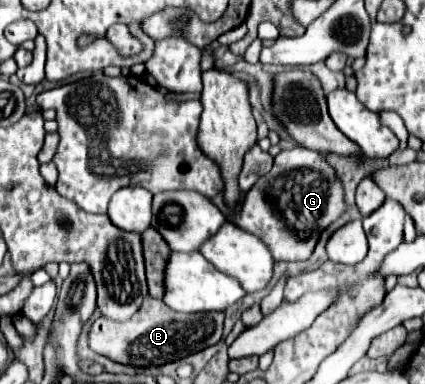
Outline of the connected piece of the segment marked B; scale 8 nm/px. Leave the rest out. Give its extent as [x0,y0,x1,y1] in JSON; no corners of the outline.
[89,296,223,368]

